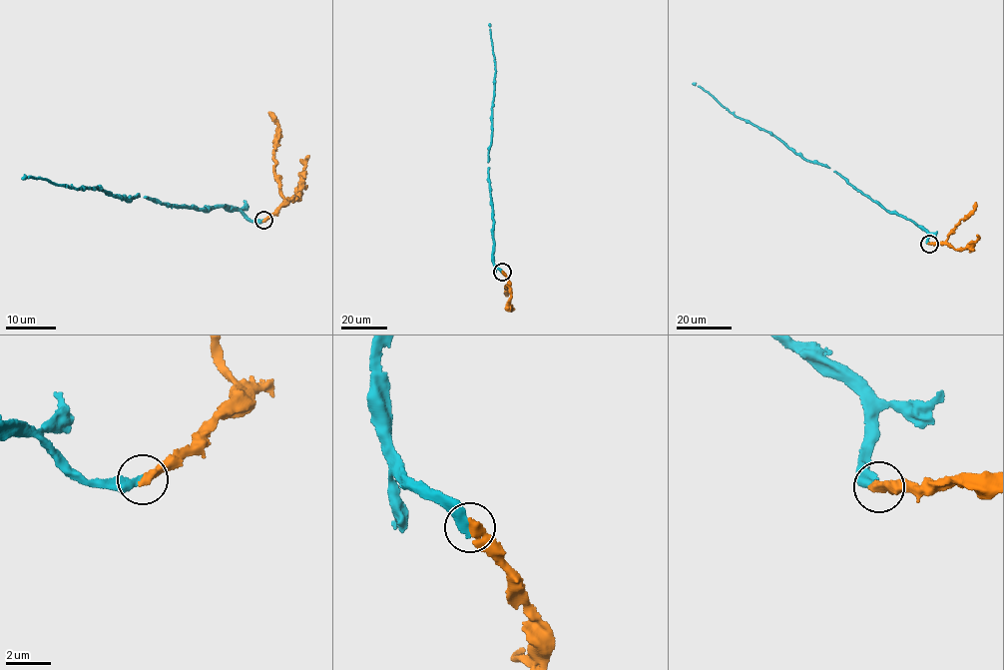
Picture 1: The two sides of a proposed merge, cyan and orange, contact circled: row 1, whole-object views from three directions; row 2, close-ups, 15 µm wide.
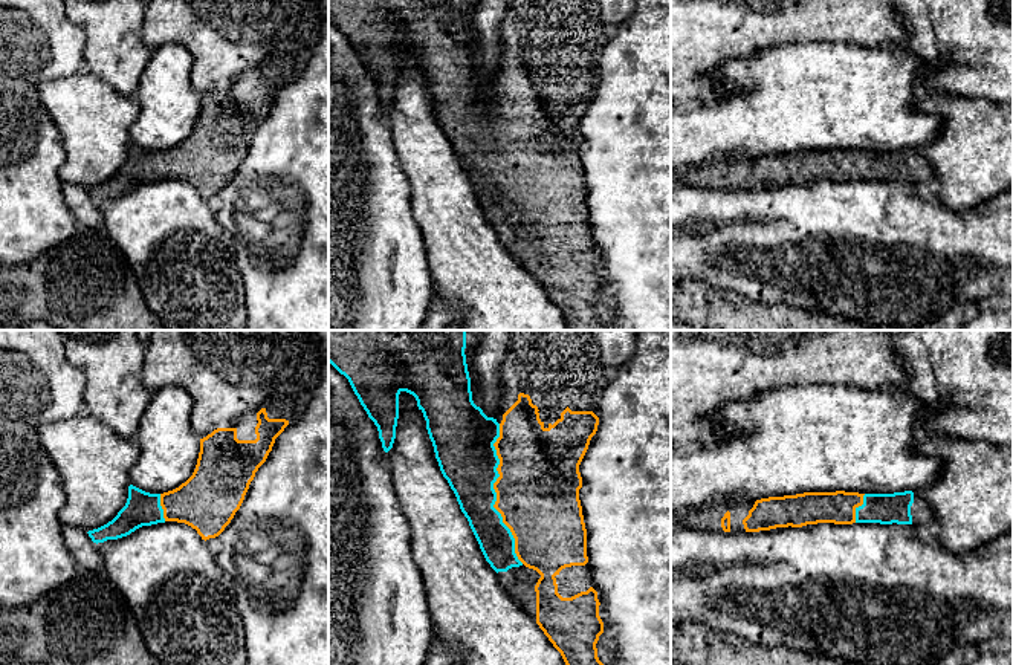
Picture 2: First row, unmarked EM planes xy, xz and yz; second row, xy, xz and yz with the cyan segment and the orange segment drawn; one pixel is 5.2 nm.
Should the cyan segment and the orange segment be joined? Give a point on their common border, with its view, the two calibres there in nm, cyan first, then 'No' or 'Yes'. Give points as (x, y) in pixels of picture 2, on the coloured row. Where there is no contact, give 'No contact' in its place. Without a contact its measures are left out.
Touches cyan at xz (495, 494). Thickness 300 nm (cyan) against 440 nm. Yes

